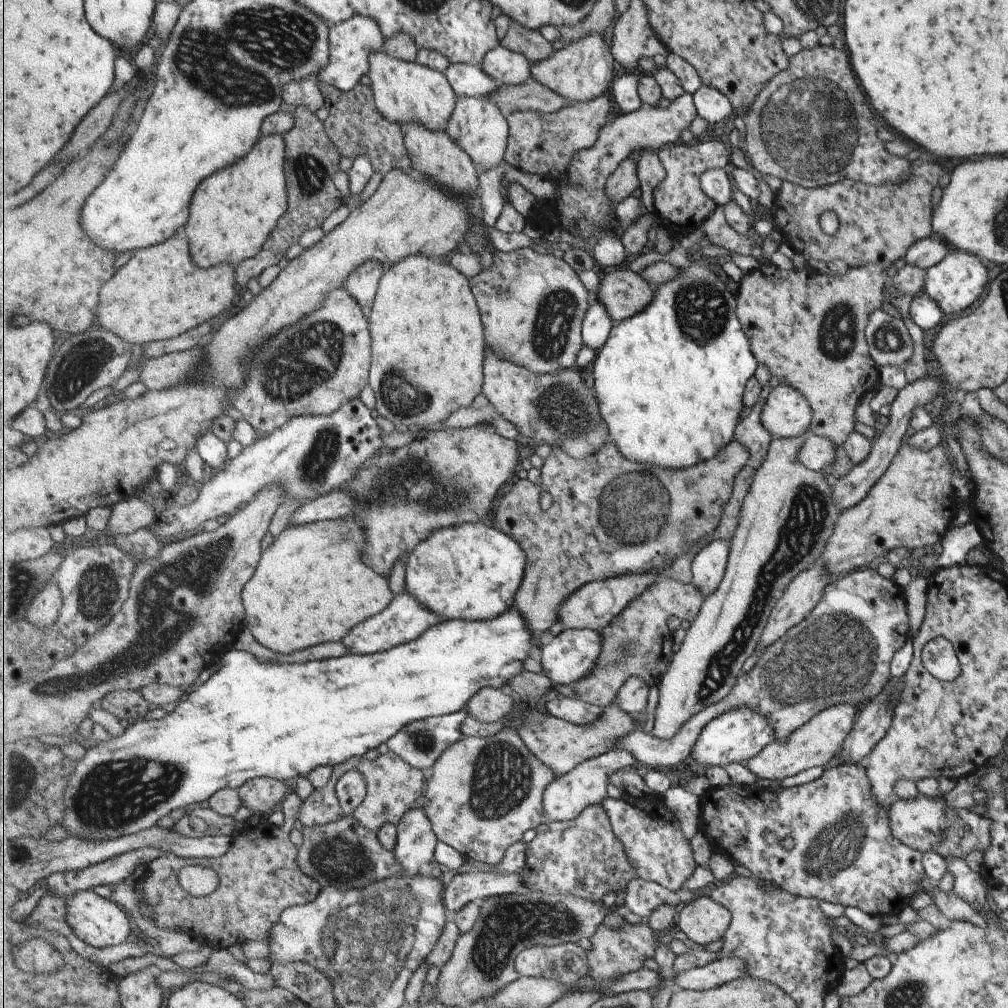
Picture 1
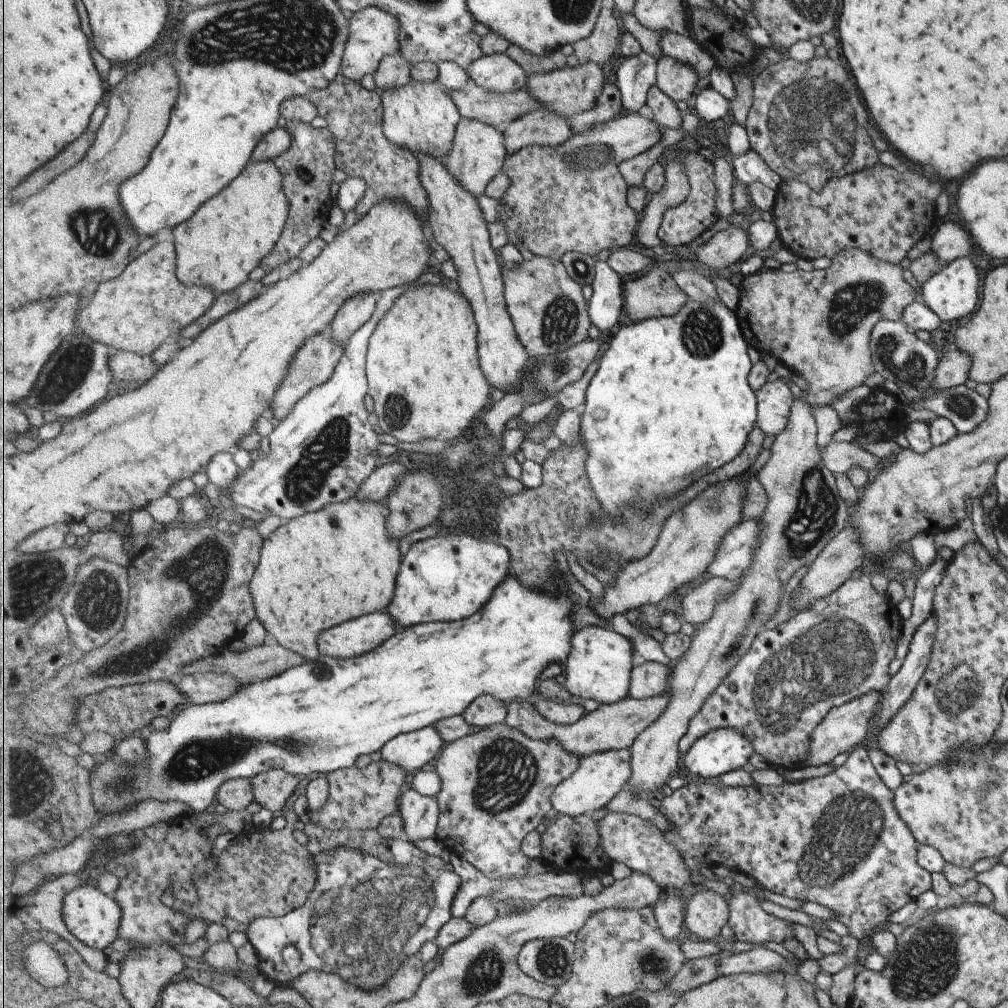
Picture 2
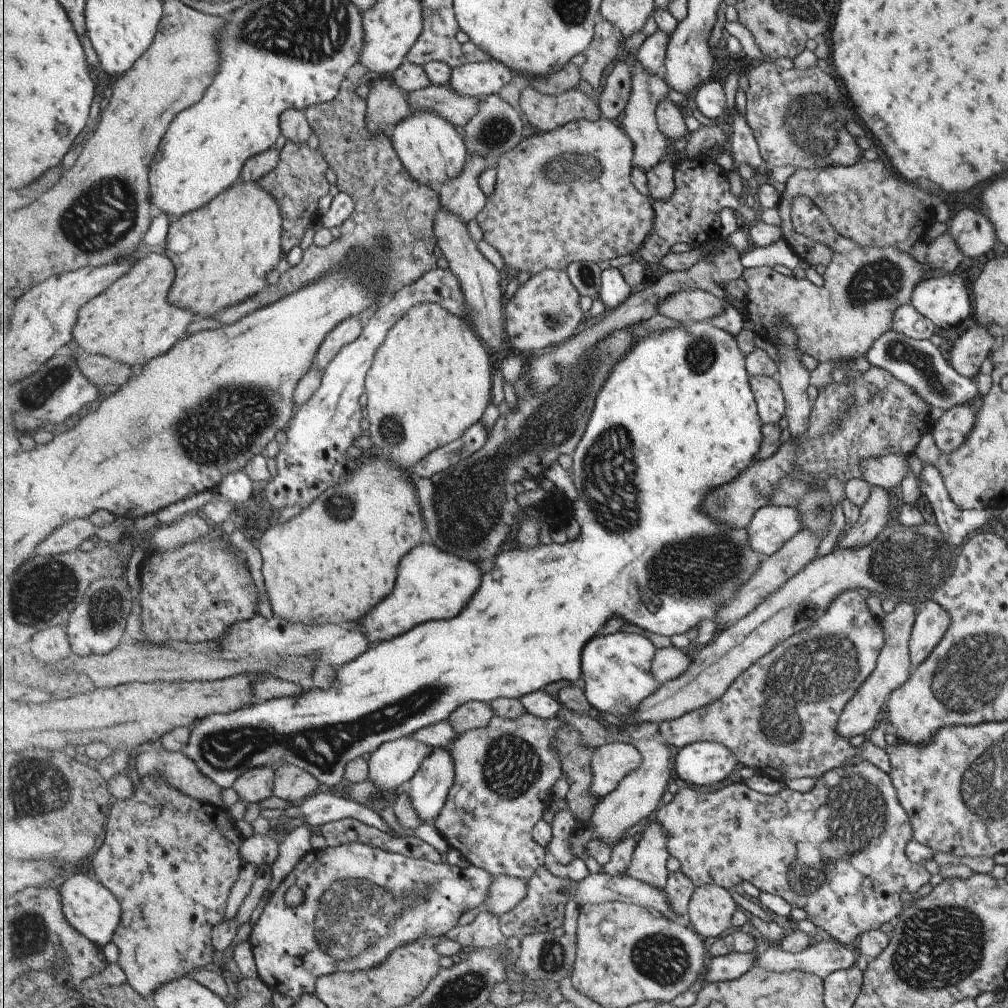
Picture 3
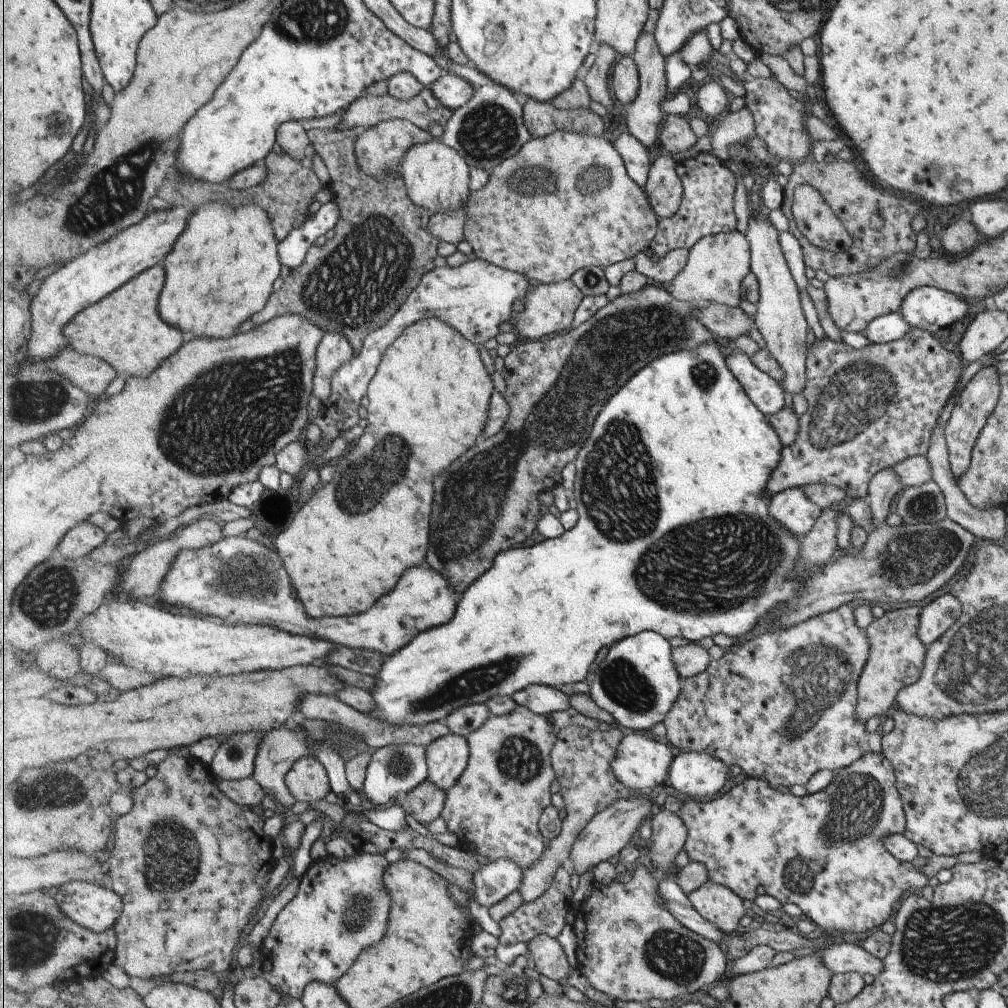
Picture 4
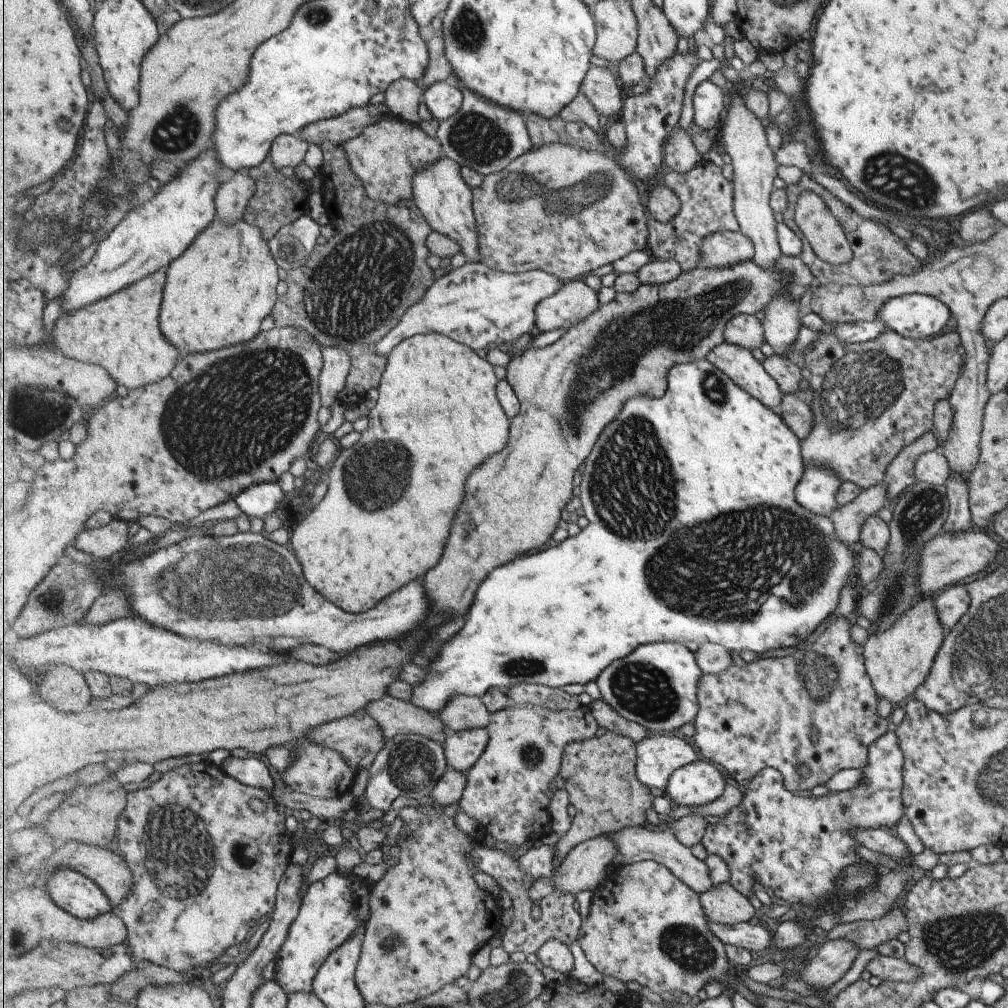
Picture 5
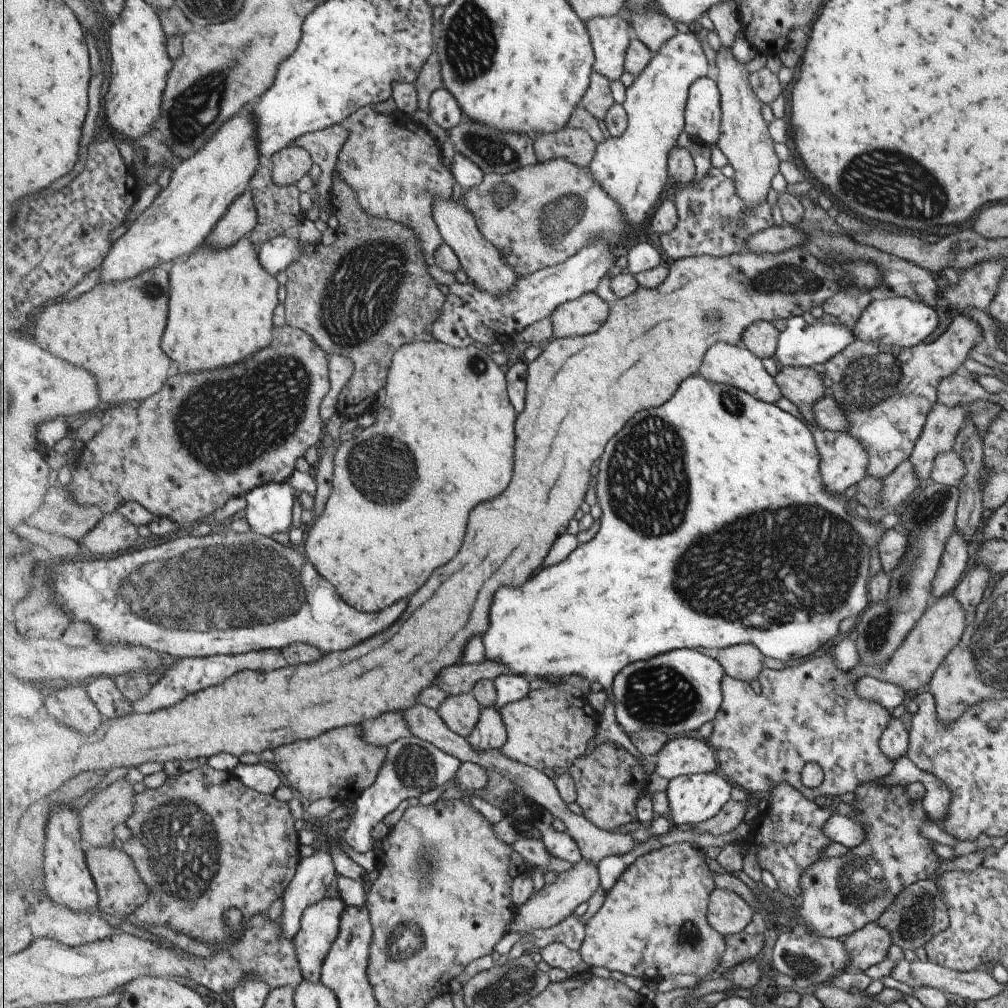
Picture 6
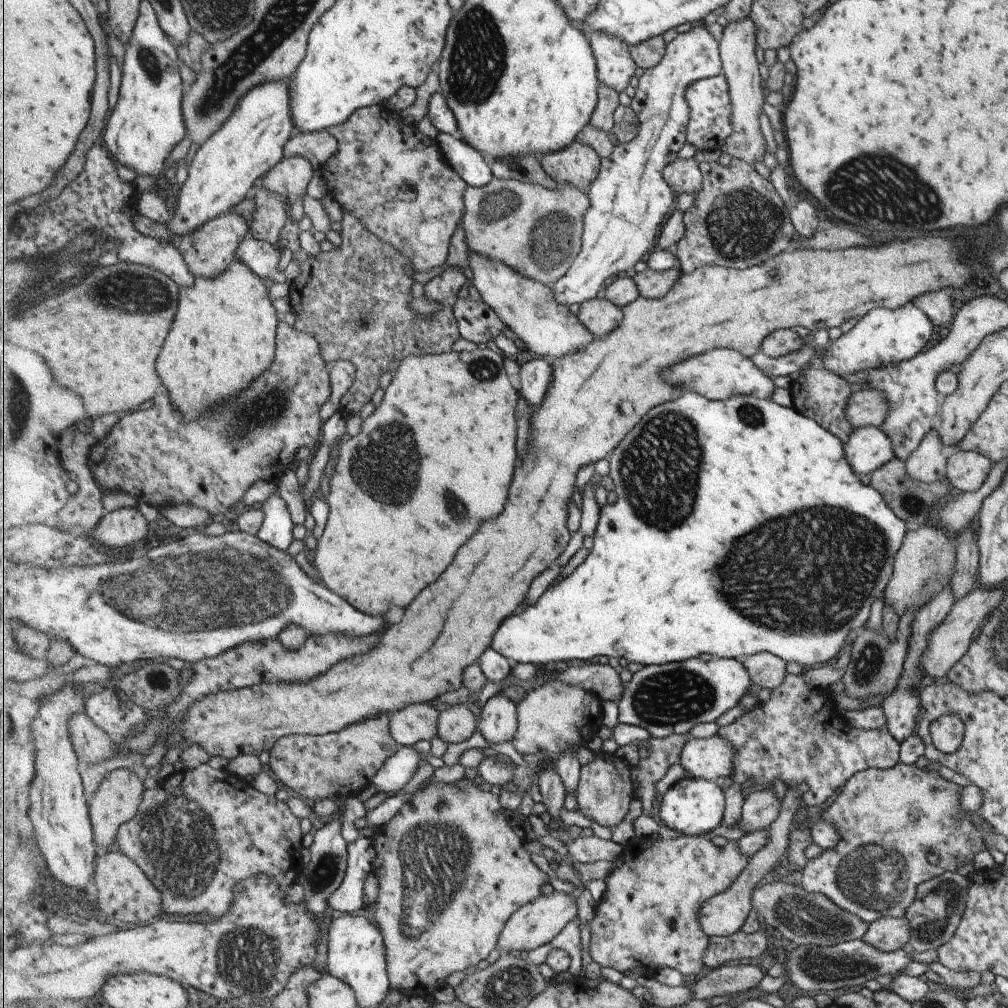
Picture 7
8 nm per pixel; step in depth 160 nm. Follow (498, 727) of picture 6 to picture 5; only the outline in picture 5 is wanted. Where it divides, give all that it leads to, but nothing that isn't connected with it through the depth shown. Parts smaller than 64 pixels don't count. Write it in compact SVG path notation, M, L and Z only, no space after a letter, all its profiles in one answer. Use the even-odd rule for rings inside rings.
M487 727L461 732L450 732L444 742L448 766L467 773L488 750L490 732Z

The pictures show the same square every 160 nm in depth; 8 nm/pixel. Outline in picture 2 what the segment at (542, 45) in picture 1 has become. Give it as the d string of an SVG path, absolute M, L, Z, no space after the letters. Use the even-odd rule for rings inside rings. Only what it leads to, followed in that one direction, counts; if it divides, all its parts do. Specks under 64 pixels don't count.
M510 45L506 53L516 60L530 75L543 75L567 67L567 56L555 50L542 56L534 55L529 51L524 51L517 45Z

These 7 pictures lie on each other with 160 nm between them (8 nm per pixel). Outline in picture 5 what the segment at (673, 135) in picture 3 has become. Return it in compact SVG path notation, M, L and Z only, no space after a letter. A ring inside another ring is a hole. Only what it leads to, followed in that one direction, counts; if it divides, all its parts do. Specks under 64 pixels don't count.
M678 132L668 140L665 147L665 164L669 171L685 174L701 162L703 156L687 132Z

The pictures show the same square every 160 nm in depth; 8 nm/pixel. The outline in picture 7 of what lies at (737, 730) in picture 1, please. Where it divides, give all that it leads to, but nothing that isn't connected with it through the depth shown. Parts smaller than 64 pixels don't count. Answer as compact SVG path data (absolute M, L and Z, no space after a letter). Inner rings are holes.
M699 777L684 778L675 782L663 795L658 815L665 826L681 837L703 837L723 824L726 811L725 791L712 780Z

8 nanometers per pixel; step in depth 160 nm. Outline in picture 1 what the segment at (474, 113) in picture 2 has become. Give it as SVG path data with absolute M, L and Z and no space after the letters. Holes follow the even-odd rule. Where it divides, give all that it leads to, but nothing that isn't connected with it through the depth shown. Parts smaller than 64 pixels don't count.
M531 78L522 85L499 85L489 98L506 115L515 111L557 112L569 102L561 95L543 86L537 79Z

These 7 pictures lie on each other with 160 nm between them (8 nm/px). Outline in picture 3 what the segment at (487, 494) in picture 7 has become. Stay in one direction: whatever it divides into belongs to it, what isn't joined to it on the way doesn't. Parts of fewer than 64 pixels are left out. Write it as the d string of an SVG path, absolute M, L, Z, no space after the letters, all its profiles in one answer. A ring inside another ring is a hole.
M427 303L413 307L395 327L389 332L388 338L377 351L376 358L369 370L366 378L366 396L367 396L367 419L369 422L368 432L369 440L372 442L372 459L361 459L359 470L353 471L352 475L344 478L336 487L328 488L310 507L301 511L296 517L289 519L283 523L266 529L262 538L259 540L259 551L262 556L262 576L265 580L266 594L271 602L273 614L278 617L283 617L293 623L301 623L305 625L350 625L355 624L358 620L365 618L372 608L375 608L381 600L385 600L385 596L392 594L396 586L400 563L404 560L411 551L425 544L423 534L425 534L426 526L423 514L423 508L420 504L419 492L415 490L415 485L409 482L409 472L415 469L420 462L429 456L433 451L447 446L455 440L460 439L474 424L477 424L483 418L489 402L491 402L491 388L493 388L493 367L490 352L487 346L483 344L481 338L475 332L470 321L465 318L458 317L452 312L445 310L440 304Z

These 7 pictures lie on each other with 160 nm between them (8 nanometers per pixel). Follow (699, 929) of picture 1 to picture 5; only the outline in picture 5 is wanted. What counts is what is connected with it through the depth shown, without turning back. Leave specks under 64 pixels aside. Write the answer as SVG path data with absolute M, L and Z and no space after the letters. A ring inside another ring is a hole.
M731 883L715 885L701 894L708 920L720 925L747 923L762 905L755 895L745 896Z

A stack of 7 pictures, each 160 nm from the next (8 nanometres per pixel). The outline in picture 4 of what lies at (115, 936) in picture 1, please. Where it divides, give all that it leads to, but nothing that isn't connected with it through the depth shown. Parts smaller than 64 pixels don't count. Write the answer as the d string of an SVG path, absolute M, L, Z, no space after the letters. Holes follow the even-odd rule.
M89 881L65 883L54 893L73 920L95 934L113 927L123 912L120 894Z

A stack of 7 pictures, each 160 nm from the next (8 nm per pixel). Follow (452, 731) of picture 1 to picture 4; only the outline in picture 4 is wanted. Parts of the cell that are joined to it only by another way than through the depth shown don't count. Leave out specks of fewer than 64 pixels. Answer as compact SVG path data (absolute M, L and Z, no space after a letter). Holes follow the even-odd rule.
M387 745L373 750L371 757L362 793L375 805L385 807L397 794L408 794L428 779L428 752L423 745Z

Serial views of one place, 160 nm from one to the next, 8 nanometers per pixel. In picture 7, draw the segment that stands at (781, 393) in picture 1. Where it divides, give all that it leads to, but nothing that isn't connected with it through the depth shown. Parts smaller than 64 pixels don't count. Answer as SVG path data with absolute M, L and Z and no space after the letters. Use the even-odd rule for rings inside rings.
M713 350L703 356L695 356L693 360L667 367L660 372L667 384L682 389L691 390L712 401L724 401L734 396L749 395L758 399L769 399L773 392L773 381L761 372L753 358L746 357L736 350Z

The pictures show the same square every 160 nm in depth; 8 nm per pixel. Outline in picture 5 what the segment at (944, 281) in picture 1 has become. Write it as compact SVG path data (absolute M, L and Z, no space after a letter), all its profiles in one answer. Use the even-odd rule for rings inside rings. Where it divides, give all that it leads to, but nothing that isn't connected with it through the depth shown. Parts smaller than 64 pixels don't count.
M913 293L887 299L877 309L875 320L899 336L915 340L939 334L949 315L940 300Z

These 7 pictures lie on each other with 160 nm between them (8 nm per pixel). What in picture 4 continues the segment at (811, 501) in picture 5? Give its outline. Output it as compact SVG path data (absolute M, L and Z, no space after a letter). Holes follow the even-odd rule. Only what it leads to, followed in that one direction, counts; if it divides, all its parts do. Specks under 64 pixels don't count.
M801 487L779 491L770 500L768 513L782 526L796 535L804 535L822 511L806 497Z

